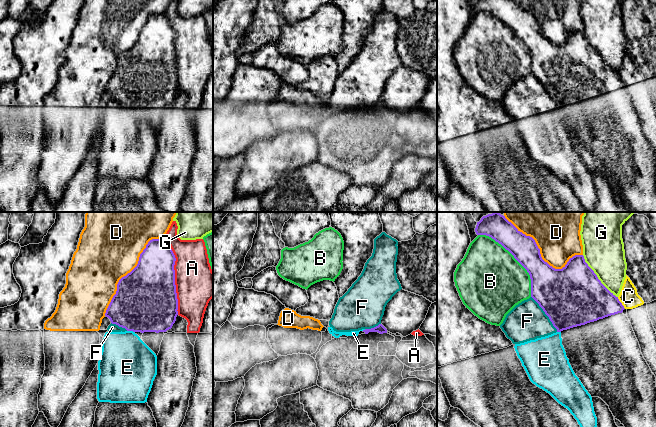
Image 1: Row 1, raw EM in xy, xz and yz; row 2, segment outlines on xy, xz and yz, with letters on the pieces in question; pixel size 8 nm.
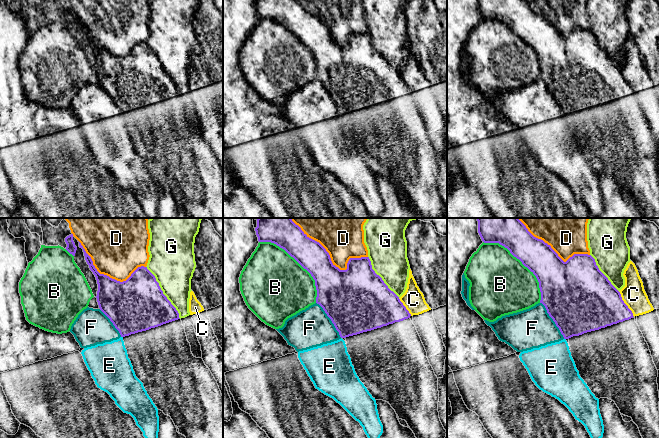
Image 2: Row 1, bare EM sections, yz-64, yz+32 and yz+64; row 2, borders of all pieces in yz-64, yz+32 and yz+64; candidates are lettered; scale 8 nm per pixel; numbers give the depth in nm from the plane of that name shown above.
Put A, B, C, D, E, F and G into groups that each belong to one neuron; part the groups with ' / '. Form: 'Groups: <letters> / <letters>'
Groups: A / B / C / D / E F / G

